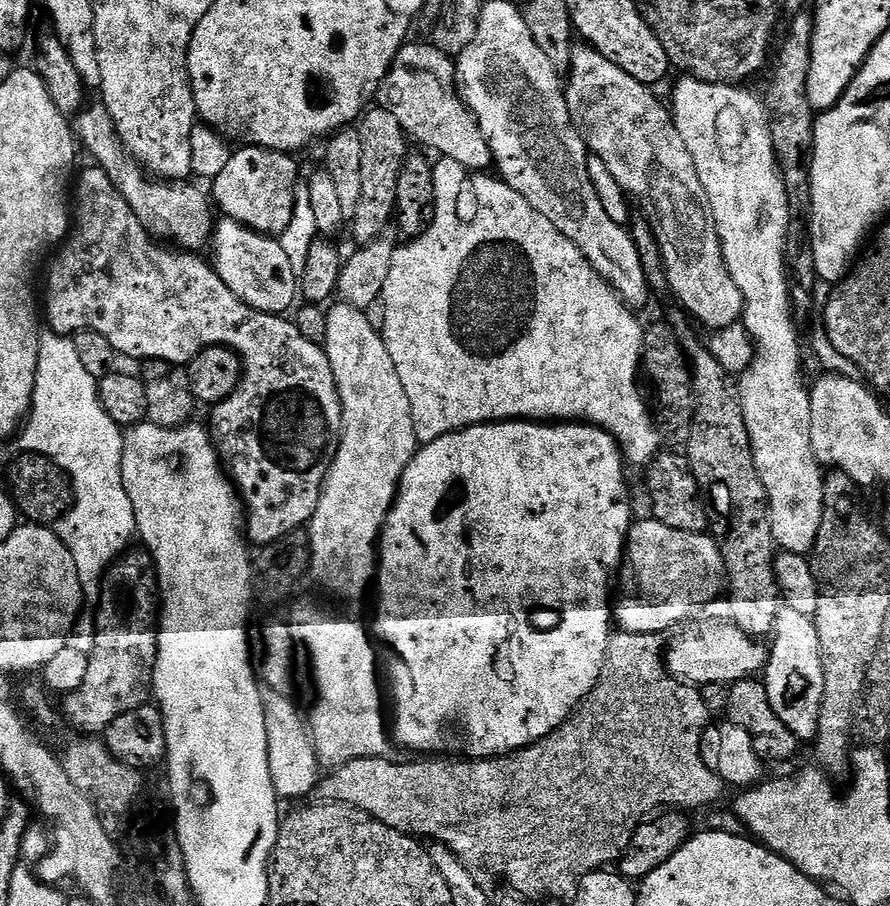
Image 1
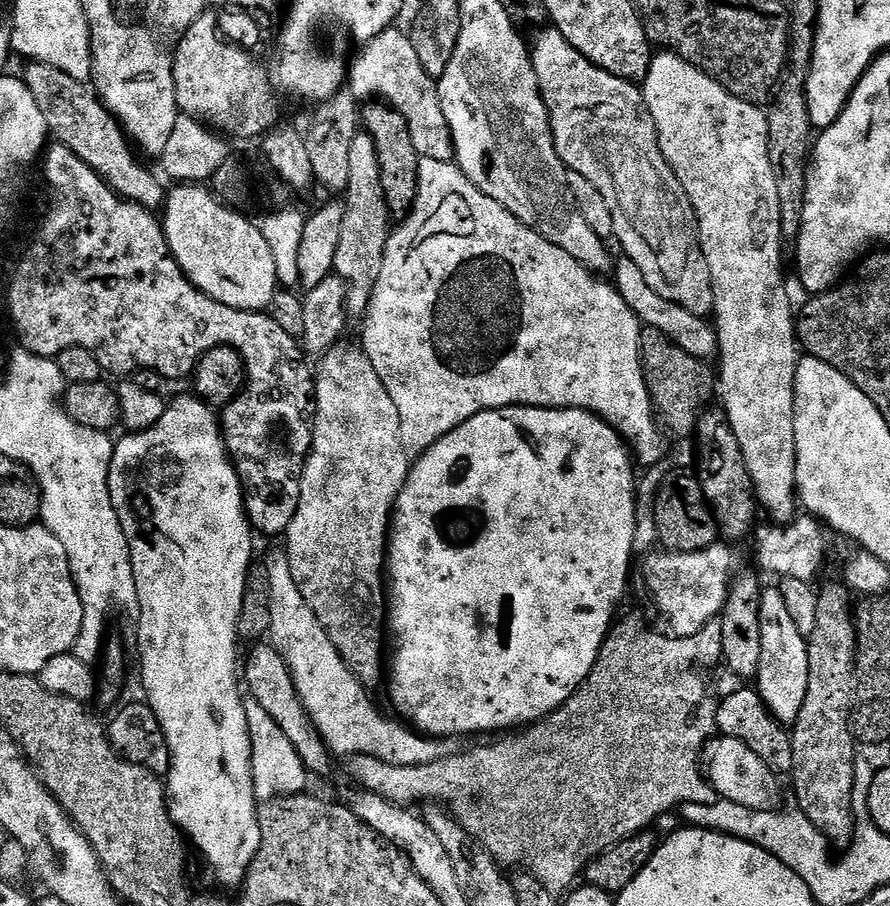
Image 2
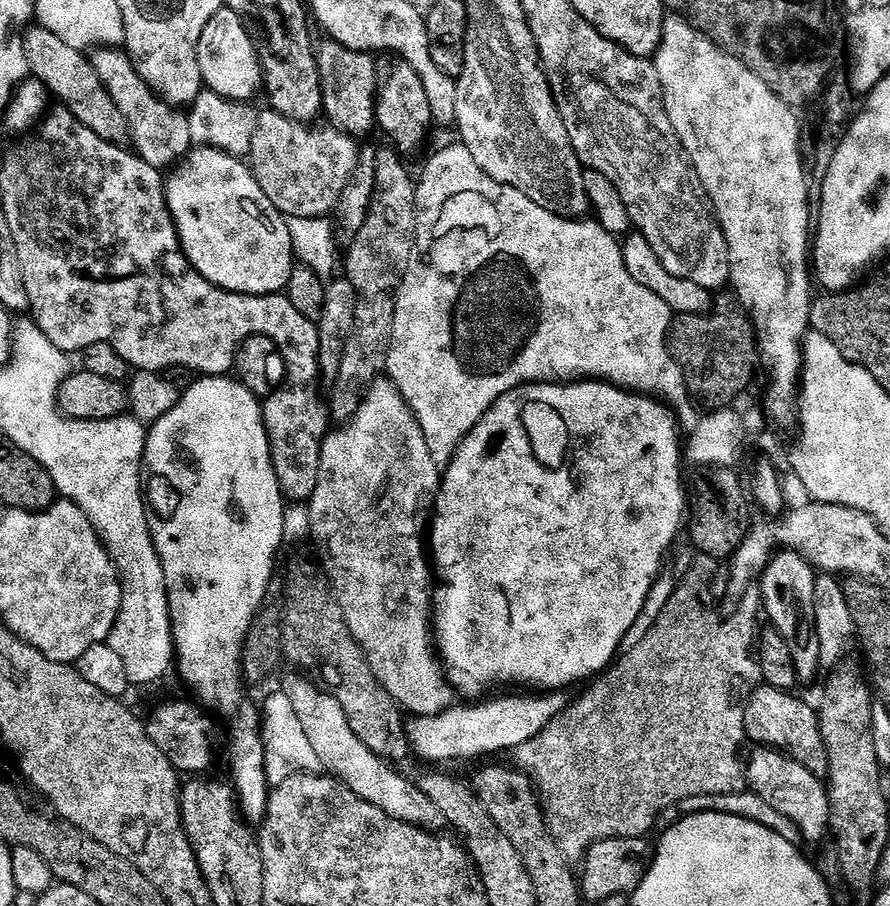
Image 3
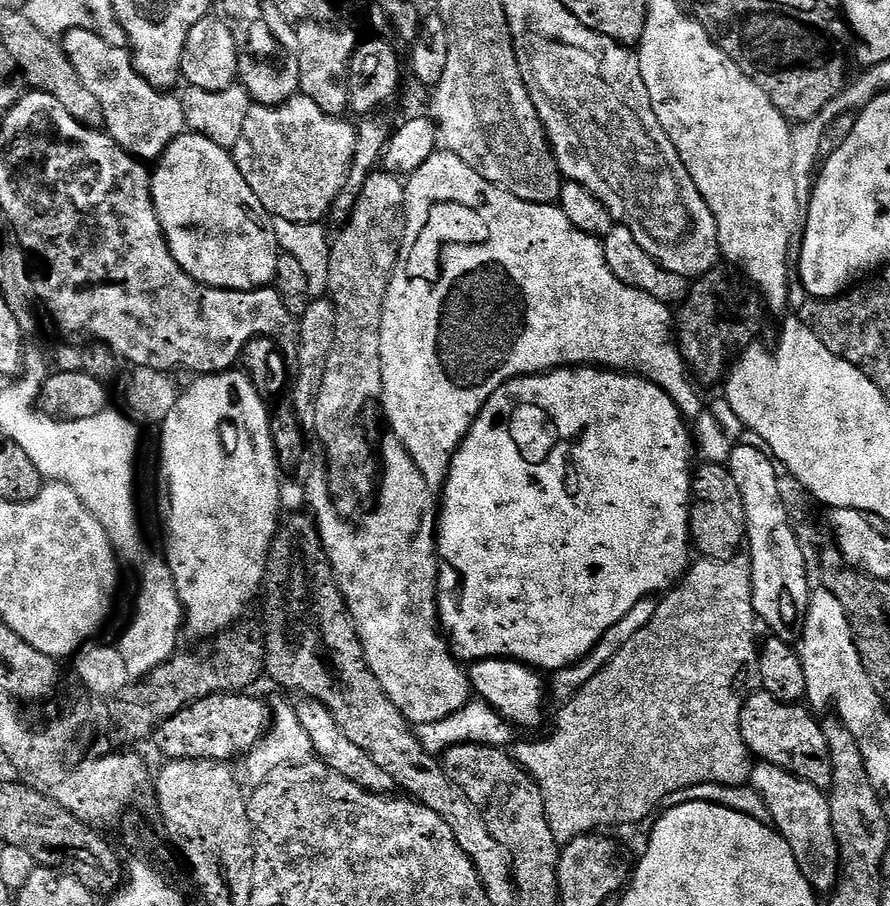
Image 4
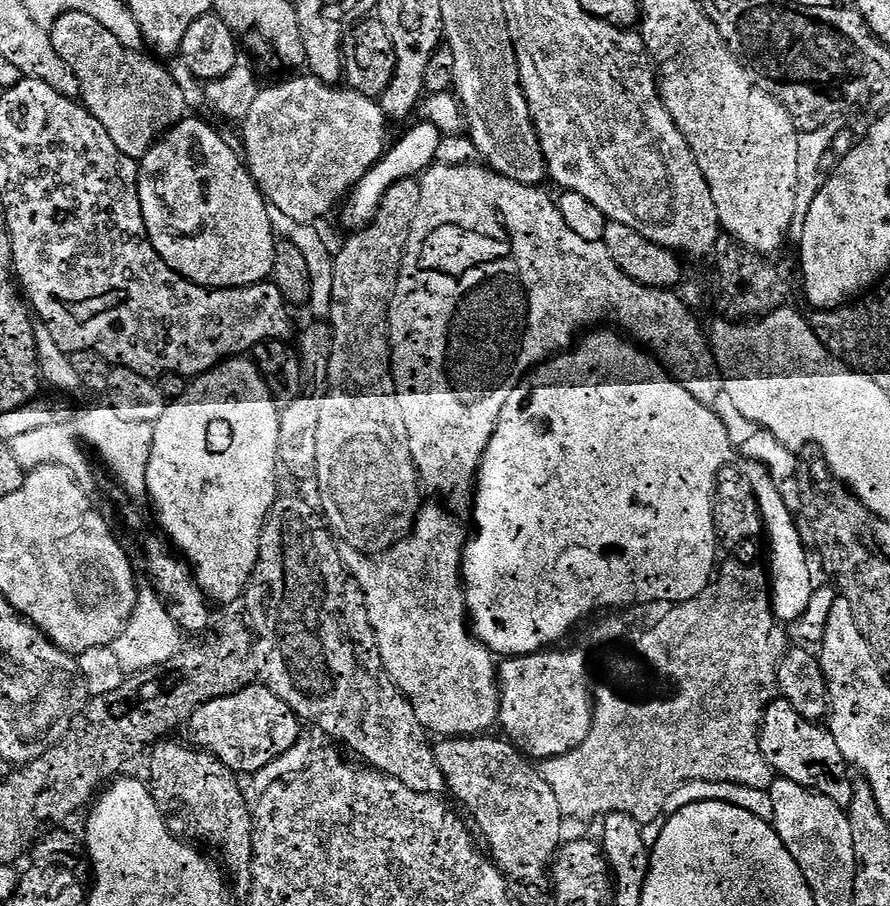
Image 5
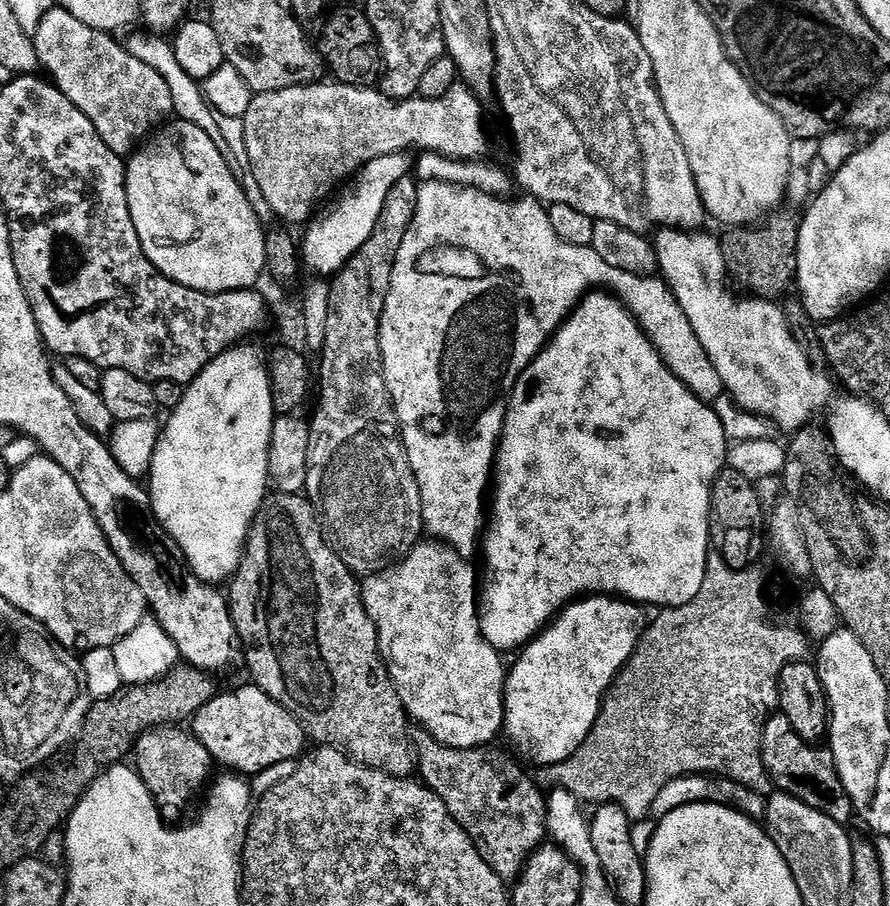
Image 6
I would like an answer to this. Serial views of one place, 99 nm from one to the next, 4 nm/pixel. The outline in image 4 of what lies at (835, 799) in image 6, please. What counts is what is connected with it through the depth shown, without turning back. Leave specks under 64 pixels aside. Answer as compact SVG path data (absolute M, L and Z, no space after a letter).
M769 694L762 696L747 697L740 713L740 729L742 738L746 742L748 751L753 757L759 758L765 764L773 764L787 772L793 772L798 778L810 782L815 788L821 790L831 789L832 780L832 751L828 745L828 733L820 724L807 712L803 706L797 706L795 703L784 703L776 700Z

